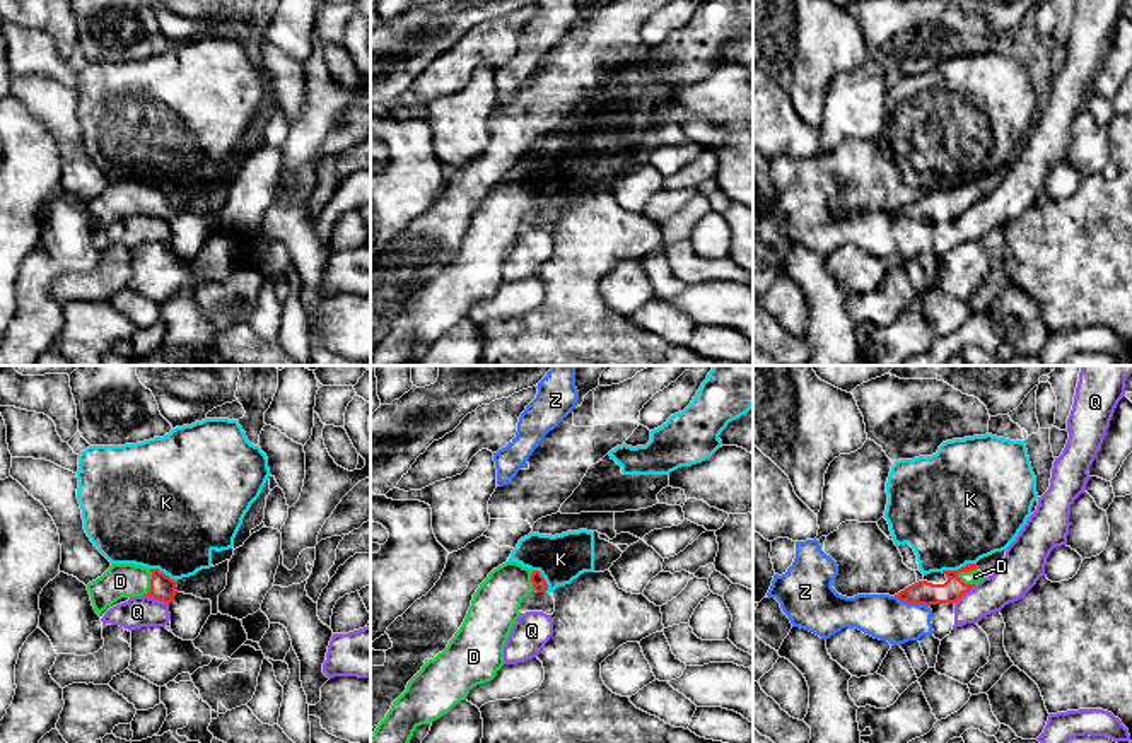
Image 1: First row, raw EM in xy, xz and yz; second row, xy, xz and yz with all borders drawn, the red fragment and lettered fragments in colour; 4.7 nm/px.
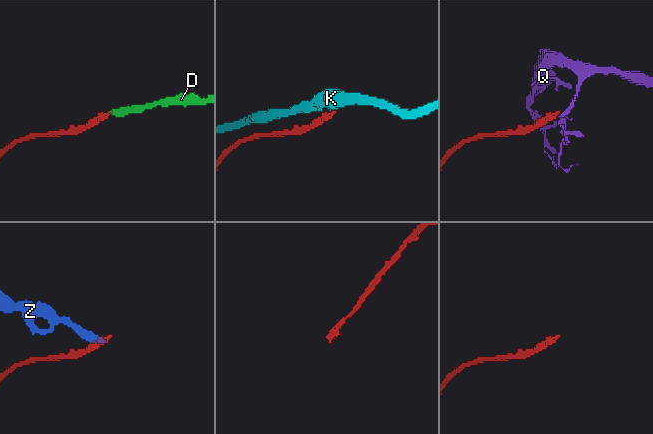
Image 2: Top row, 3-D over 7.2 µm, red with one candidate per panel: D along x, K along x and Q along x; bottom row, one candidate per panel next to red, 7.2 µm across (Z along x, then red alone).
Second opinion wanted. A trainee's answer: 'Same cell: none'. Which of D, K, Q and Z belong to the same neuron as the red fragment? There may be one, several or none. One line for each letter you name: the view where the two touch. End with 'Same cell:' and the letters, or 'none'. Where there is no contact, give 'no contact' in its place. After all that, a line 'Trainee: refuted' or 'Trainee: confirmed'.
D: contact in yz
Same cell: D
Trainee: refuted

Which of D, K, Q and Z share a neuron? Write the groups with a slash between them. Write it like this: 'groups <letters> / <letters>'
groups D / K / Q Z

